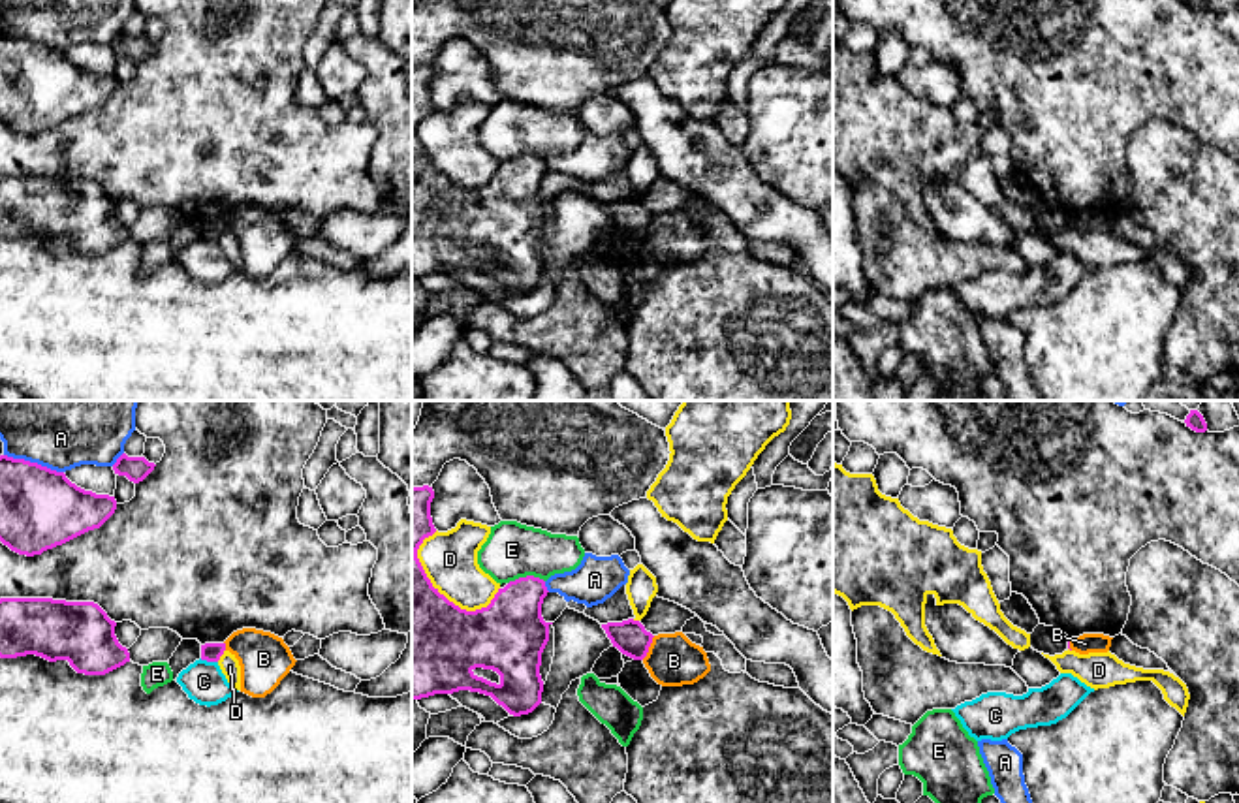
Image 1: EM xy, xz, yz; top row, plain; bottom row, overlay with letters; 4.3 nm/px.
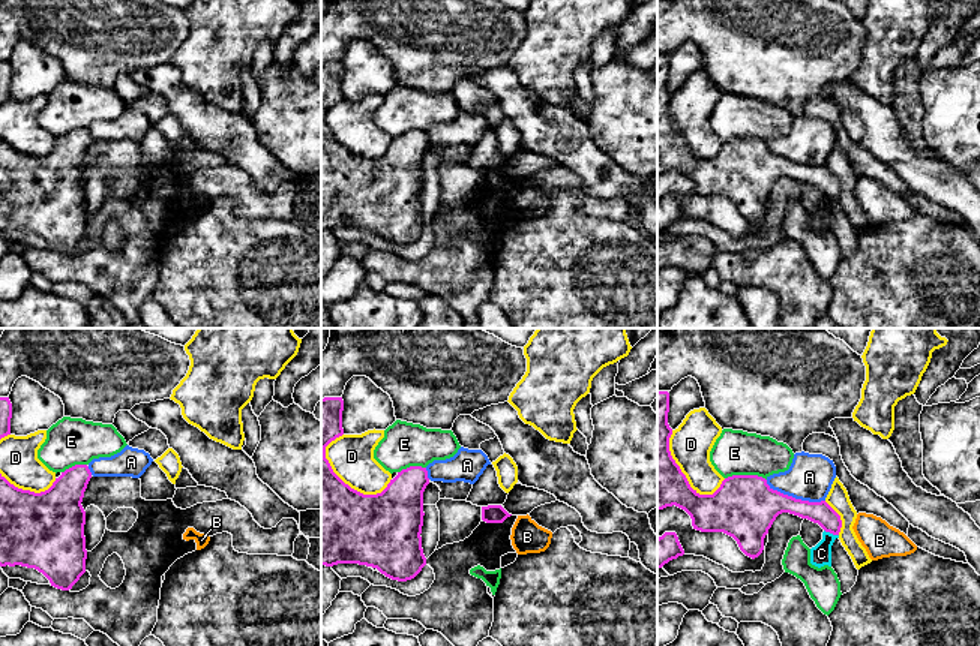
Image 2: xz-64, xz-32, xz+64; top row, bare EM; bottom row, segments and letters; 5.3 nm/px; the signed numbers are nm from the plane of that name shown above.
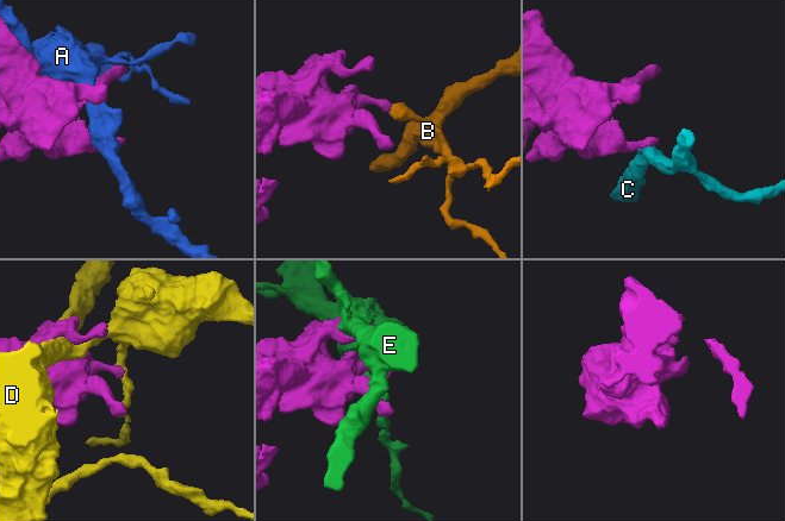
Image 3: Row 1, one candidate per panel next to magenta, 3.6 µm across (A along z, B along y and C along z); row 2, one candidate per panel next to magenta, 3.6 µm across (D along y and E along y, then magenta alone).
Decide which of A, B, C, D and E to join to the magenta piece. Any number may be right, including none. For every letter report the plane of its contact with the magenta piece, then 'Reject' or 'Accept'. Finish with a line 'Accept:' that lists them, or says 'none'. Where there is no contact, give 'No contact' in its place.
A: Touches magenta in xy. Reject
B: Touches magenta in xz. Reject
C: Touches magenta in xy. Reject
D: Touches magenta in xz. Reject
E: Touches magenta in xz. Reject
Accept: none

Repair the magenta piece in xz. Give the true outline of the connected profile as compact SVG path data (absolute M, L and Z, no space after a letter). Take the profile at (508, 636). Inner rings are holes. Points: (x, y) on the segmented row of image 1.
M412 487L412 701L470 690L491 696L513 716L528 715L541 703L540 666L553 624L541 617L541 604L549 592L545 581L534 575L510 581L487 607L476 611L449 602L432 587L417 559L423 540L436 532L431 517L432 498L432 487ZM476 668L496 671L500 683L478 677Z

